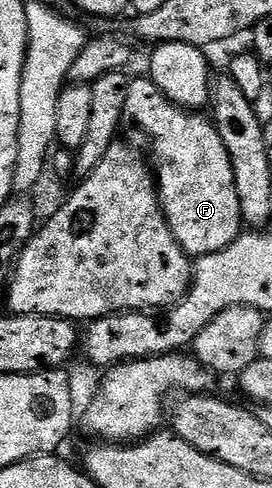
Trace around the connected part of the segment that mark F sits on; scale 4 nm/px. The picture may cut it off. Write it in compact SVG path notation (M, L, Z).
M142 78L130 79L125 103L125 120L135 127L142 128L149 135L149 144L153 147L151 164L155 169L157 195L161 198L161 211L169 224L171 234L179 242L179 246L190 258L215 254L231 242L235 242L243 232L243 221L239 210L239 194L235 194L235 174L231 170L231 158L227 154L227 146L223 146L223 138L219 138L217 128L212 119L205 120L193 110L175 106L155 86L152 80Z

